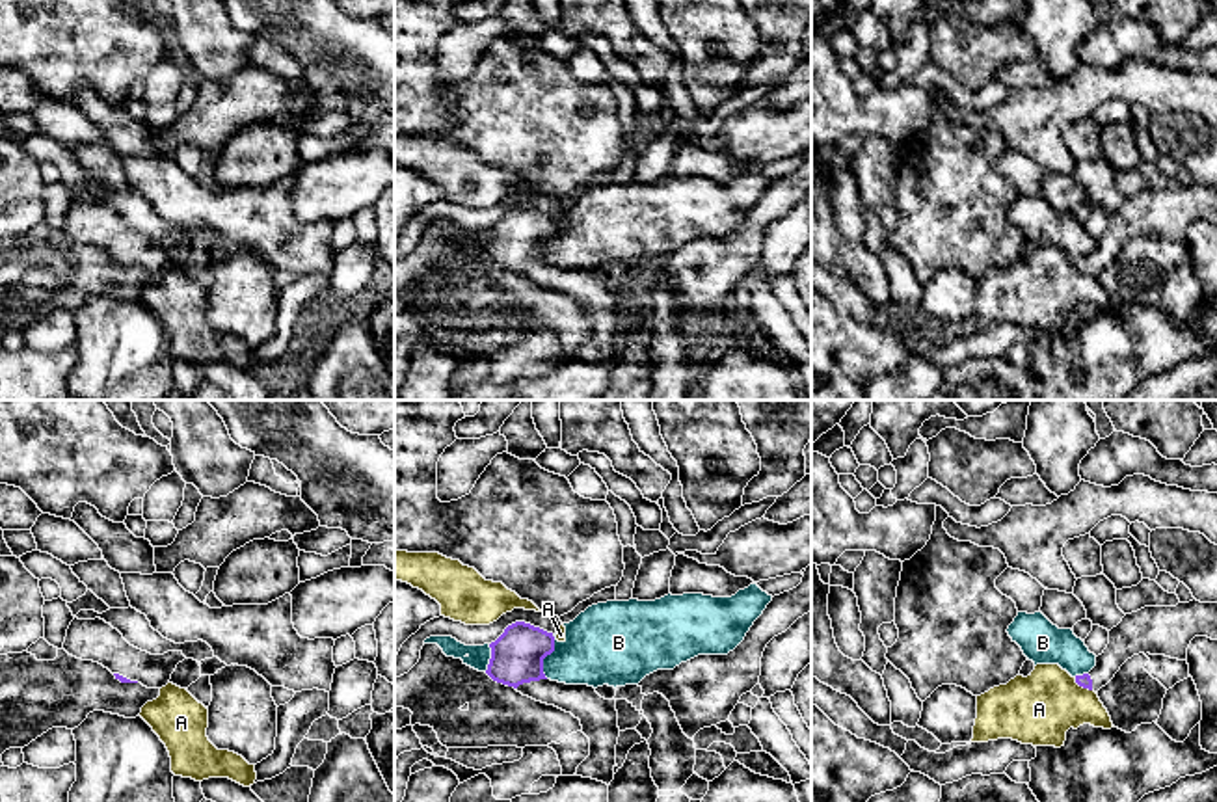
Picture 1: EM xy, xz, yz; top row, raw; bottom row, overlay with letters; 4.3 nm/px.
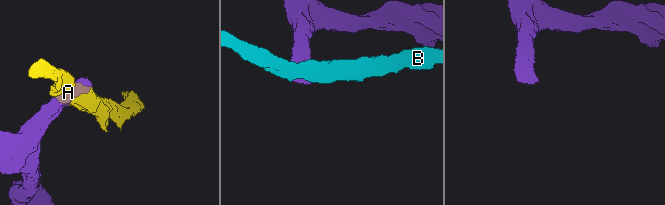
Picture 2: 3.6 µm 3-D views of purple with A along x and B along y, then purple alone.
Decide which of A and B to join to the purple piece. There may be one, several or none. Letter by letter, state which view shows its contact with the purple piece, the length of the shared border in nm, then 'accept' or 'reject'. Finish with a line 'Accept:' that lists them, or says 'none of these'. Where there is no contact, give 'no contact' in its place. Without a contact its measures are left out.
A: yz | 100 nm | reject
B: xz | 190 nm | reject
Accept: none of these

